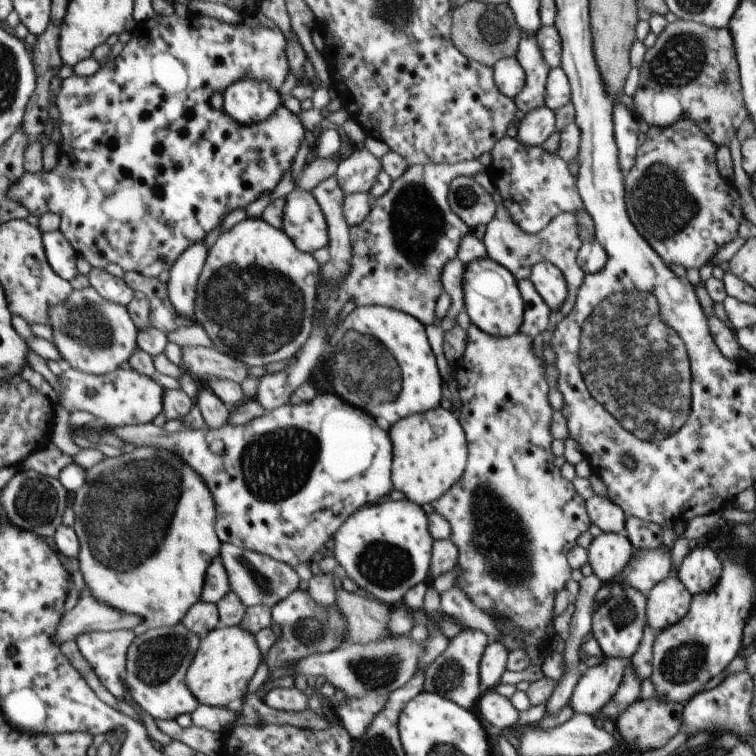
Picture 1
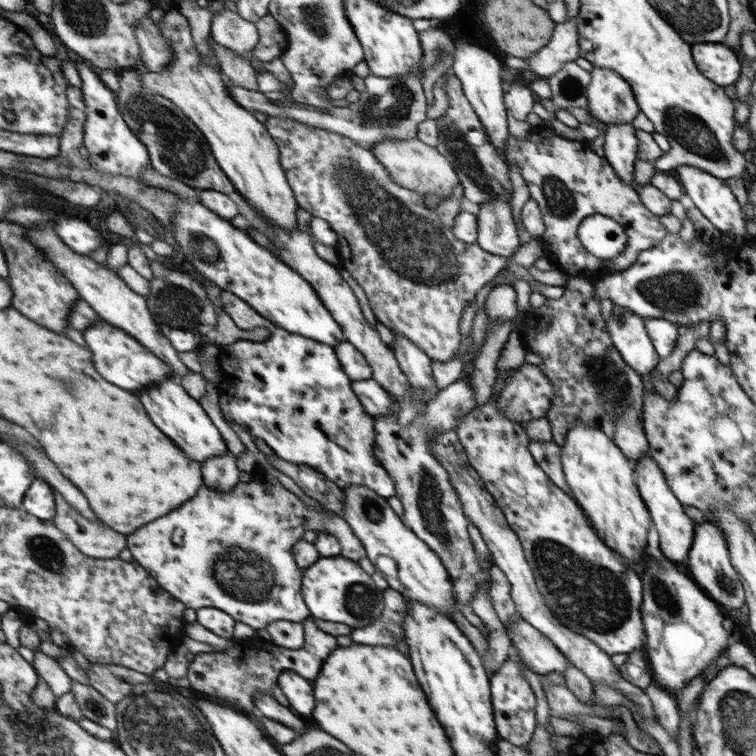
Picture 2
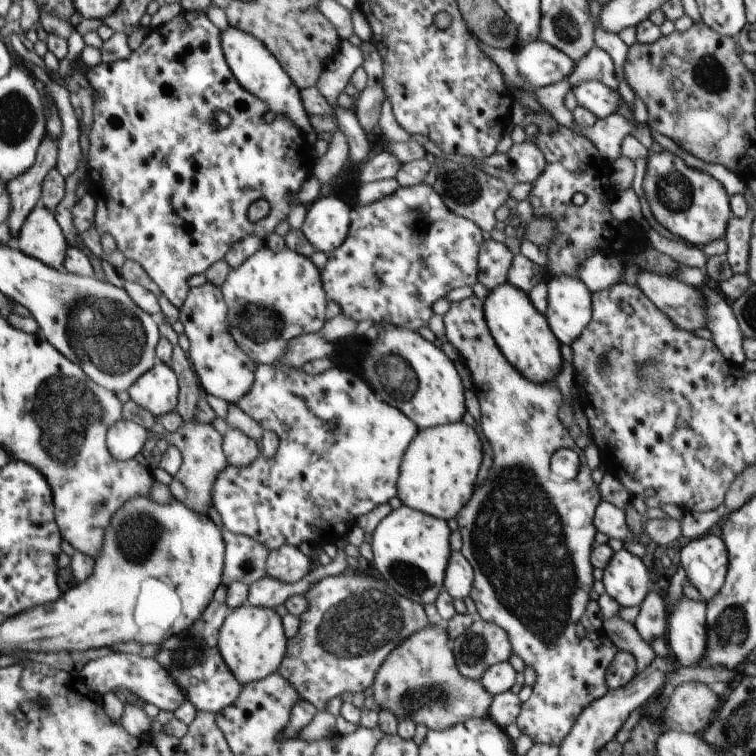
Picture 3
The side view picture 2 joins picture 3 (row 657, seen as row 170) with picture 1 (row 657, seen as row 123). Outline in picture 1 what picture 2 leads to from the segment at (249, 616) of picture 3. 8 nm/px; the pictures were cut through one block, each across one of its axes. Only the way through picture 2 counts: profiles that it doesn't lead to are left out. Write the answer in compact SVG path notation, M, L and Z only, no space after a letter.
M240 625L215 629L201 643L196 659L189 669L186 681L202 705L229 708L246 698L250 682L262 664L262 652L251 633Z

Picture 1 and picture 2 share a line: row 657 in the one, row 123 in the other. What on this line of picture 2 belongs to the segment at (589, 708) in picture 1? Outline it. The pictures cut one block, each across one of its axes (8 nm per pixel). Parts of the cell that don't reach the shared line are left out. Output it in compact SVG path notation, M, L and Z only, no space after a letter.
M594 67L587 86L590 116L598 117L604 124L628 124L641 111L630 83L614 69Z

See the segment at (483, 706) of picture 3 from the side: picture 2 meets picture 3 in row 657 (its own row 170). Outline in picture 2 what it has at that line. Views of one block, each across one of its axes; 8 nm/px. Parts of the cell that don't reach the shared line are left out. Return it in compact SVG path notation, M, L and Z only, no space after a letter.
M384 138L381 142L373 144L373 153L390 172L390 177L395 184L414 190L423 197L436 194L436 197L443 201L449 198L460 184L458 174L437 148L430 147L429 144L424 144L417 138L412 140Z

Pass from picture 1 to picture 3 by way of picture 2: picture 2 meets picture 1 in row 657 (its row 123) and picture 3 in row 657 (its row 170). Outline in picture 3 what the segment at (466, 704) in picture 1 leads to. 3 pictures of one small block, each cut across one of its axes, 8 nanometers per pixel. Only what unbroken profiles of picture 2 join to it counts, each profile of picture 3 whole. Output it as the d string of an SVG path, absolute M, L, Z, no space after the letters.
M480 616L450 646L460 674L472 680L480 680L486 669L512 654L509 634Z

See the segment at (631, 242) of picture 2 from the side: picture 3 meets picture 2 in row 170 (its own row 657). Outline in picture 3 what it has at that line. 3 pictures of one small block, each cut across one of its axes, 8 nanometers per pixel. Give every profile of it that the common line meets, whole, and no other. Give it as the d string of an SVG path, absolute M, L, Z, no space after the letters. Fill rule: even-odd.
M472 295L460 301L454 301L450 303L450 309L443 316L445 324L446 340L456 347L459 351L461 359L465 365L471 370L474 378L474 388L472 389L472 396L476 402L476 406L480 408L482 417L480 418L480 428L486 435L488 444L490 444L494 451L493 467L490 468L488 477L482 486L478 487L478 490L473 492L473 496L466 503L466 506L462 508L461 512L457 514L457 522L459 524L459 533L462 535L463 545L461 546L460 552L468 559L468 562L472 565L474 571L474 582L472 590L469 596L475 602L477 606L477 616L484 619L486 622L493 622L496 626L500 626L502 630L509 634L509 639L512 645L512 654L516 654L522 658L526 666L532 666L534 668L537 679L533 685L533 692L526 701L524 708L518 720L515 722L520 728L522 734L528 735L535 744L542 743L559 747L561 742L569 736L573 730L573 726L577 724L577 718L581 716L582 711L590 706L591 702L597 701L608 693L608 670L612 664L615 654L618 654L620 650L610 638L606 637L606 634L602 630L596 632L590 632L588 636L580 638L577 634L578 621L585 614L585 610L588 608L588 598L590 598L590 590L594 584L594 570L592 570L592 544L594 544L594 536L596 536L596 525L594 520L596 518L596 511L602 502L602 495L600 494L600 487L596 485L592 479L592 468L587 463L586 456L582 453L582 450L576 445L573 436L569 434L569 430L566 426L560 422L558 417L558 410L563 402L563 396L558 389L557 382L553 379L549 382L537 382L534 379L527 378L526 375L518 371L516 367L504 356L504 352L497 346L496 339L493 337L492 331L489 329L489 325L485 319L485 303L476 295ZM561 448L568 448L576 453L580 458L580 472L572 480L565 480L559 476L556 476L551 472L550 461L555 452Z

